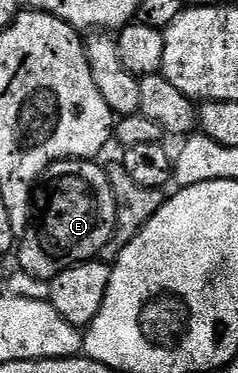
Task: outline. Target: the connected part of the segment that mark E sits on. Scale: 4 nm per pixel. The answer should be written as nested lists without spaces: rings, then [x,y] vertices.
[[[94,160],[54,163],[48,174],[51,182],[36,194],[36,221],[16,250],[17,265],[24,272],[49,280],[76,264],[93,262],[101,255],[118,226],[118,197],[110,185],[109,173],[98,164]]]

